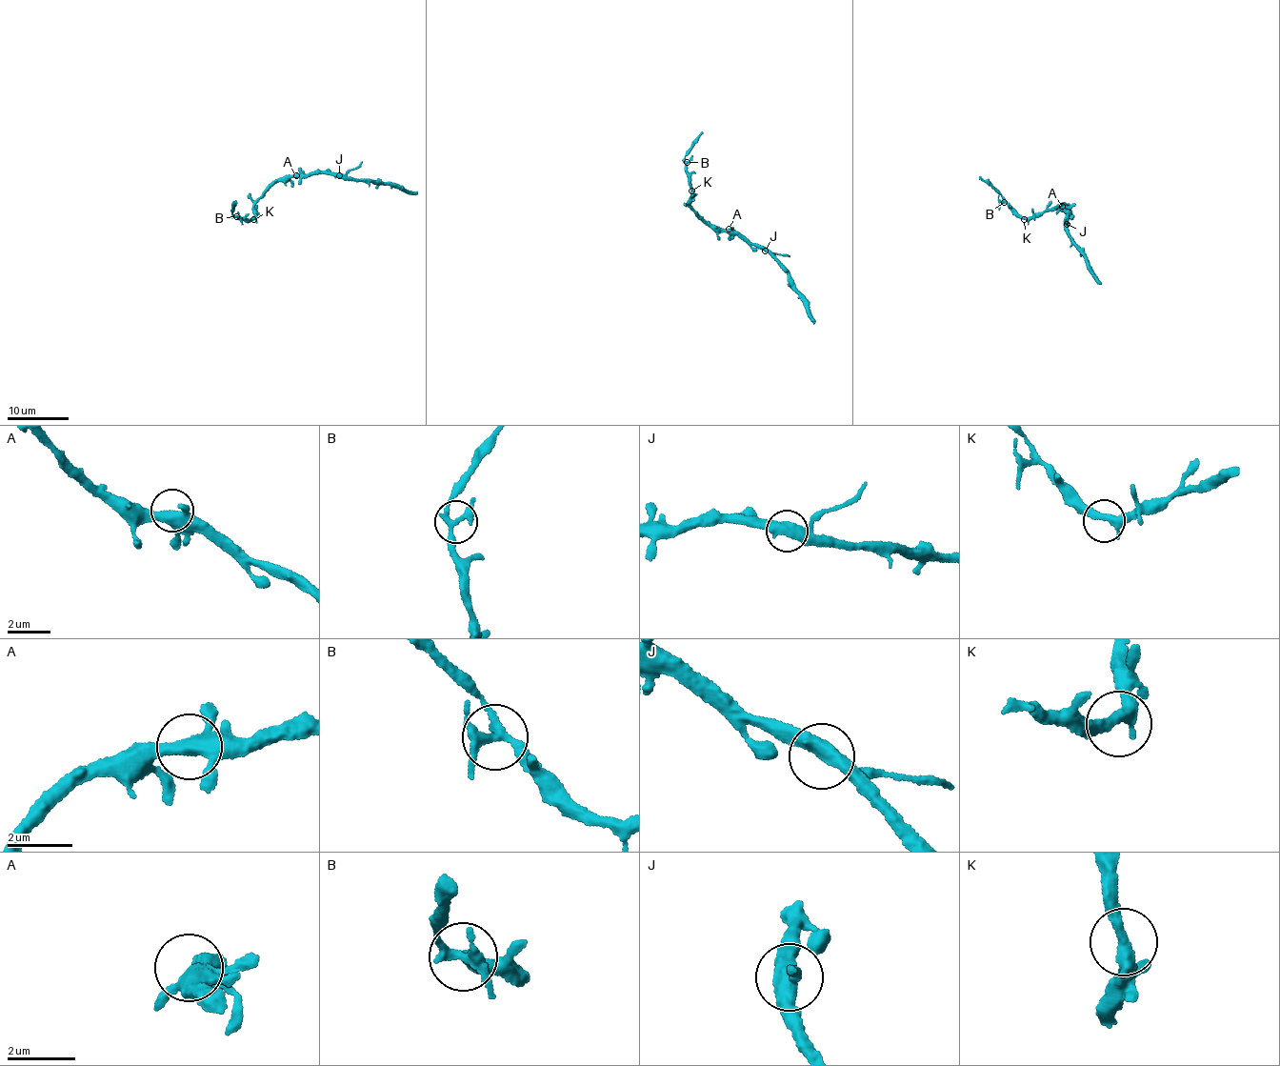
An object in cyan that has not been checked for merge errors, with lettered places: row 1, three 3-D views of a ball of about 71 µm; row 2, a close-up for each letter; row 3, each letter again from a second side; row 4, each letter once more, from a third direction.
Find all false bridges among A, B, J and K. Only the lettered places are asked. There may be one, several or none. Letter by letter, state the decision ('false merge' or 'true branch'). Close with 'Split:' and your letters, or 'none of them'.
A: true branch
B: true branch
J: true branch
K: true branch
Split: none of them

